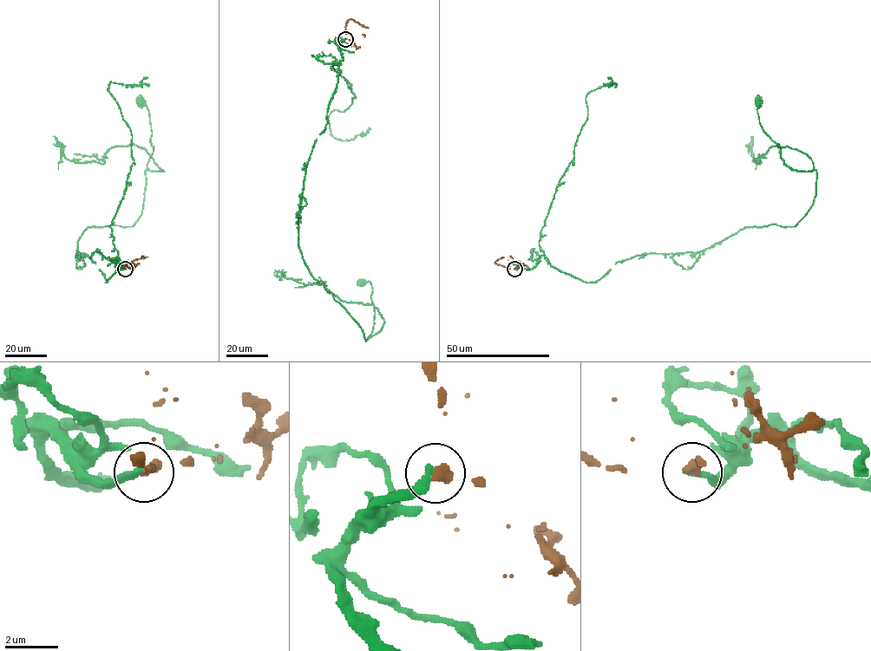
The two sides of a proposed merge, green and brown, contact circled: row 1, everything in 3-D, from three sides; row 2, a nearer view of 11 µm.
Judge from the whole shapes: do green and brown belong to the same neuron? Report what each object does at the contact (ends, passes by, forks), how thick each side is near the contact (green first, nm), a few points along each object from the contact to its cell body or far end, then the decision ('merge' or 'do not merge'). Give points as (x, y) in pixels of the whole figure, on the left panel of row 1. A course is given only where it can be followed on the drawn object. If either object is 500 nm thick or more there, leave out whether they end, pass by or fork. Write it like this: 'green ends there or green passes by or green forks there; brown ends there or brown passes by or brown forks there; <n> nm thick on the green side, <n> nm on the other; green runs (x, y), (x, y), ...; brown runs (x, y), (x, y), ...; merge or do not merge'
green ends there; brown ends there; 320 nm thick on the green side, 360 nm on the other; green runs (124, 269), (118, 256), (106, 283), (78, 241), (88, 227), (131, 227), (141, 215), (153, 146), (140, 101); brown runs (124, 269), (126, 264), (144, 258); merge

